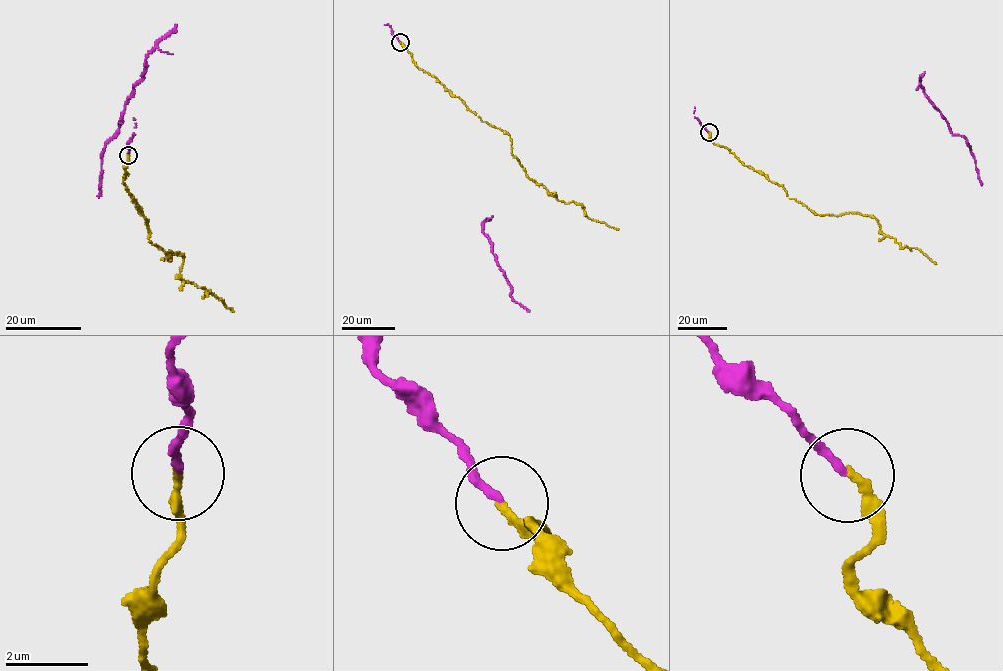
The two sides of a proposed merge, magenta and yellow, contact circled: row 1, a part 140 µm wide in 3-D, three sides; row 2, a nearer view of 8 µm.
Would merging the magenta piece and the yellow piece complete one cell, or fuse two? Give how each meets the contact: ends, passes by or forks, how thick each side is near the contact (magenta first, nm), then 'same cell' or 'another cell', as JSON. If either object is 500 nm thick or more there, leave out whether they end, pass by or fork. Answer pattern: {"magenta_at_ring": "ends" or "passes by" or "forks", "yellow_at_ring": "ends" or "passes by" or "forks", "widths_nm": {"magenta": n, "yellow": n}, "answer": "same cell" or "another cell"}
{"magenta_at_ring": "ends", "yellow_at_ring": "ends", "widths_nm": {"magenta": 190, "yellow": 220}, "answer": "same cell"}

